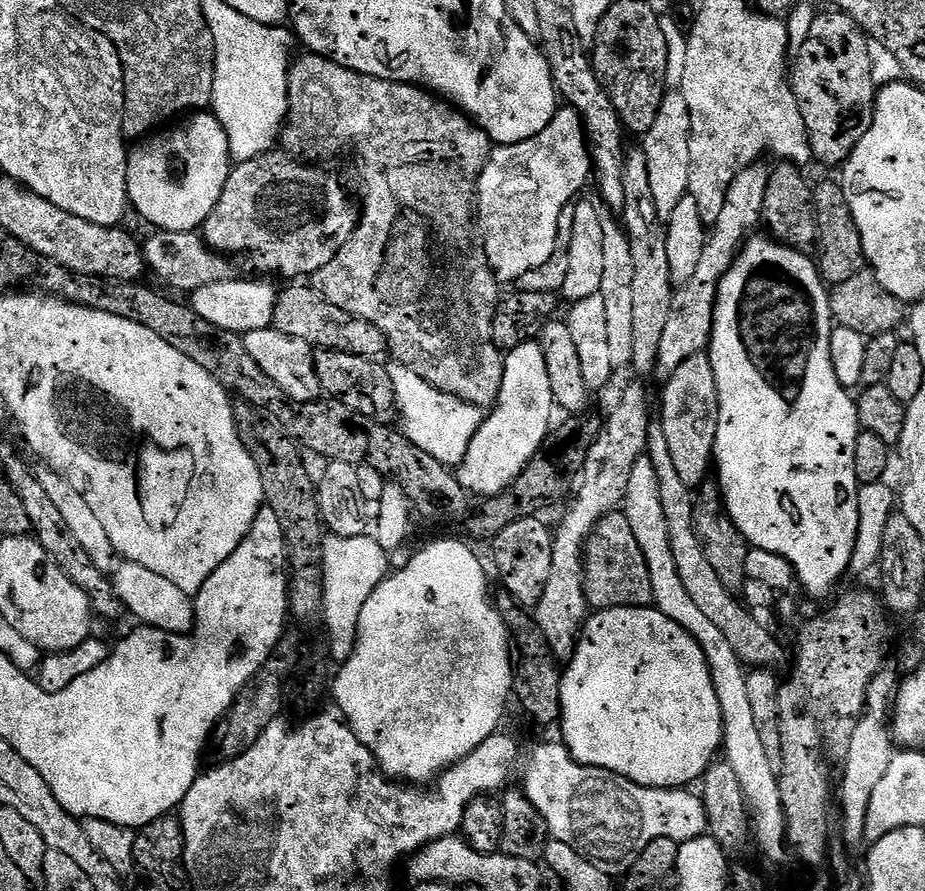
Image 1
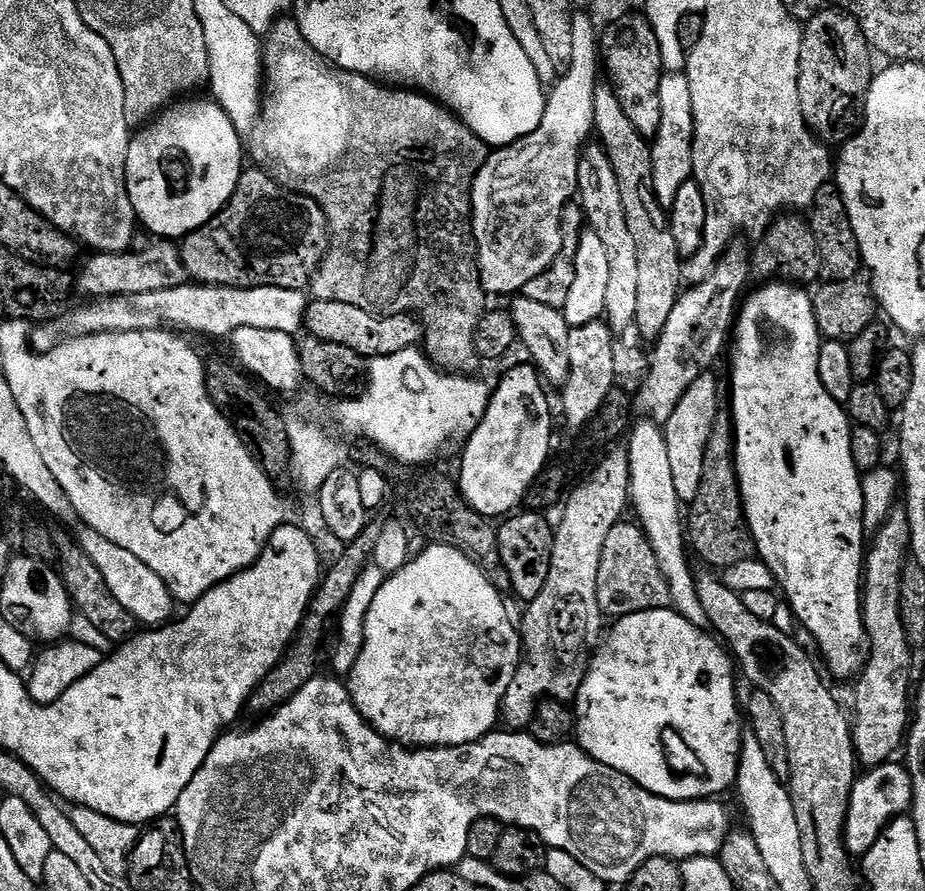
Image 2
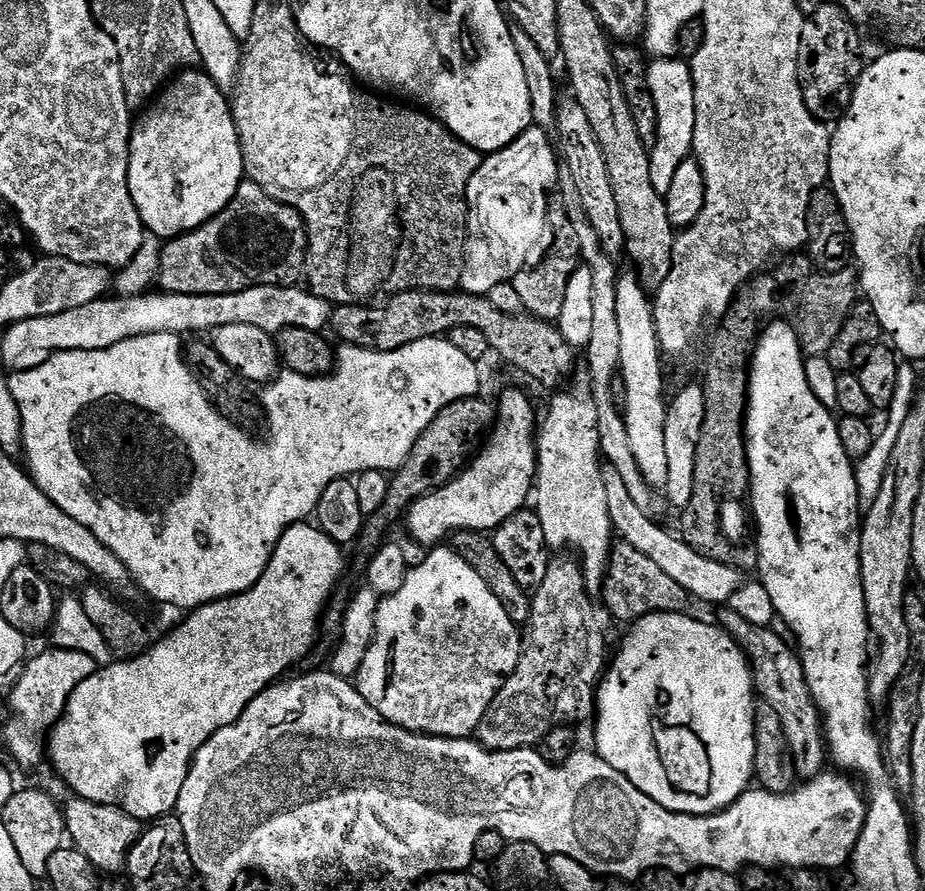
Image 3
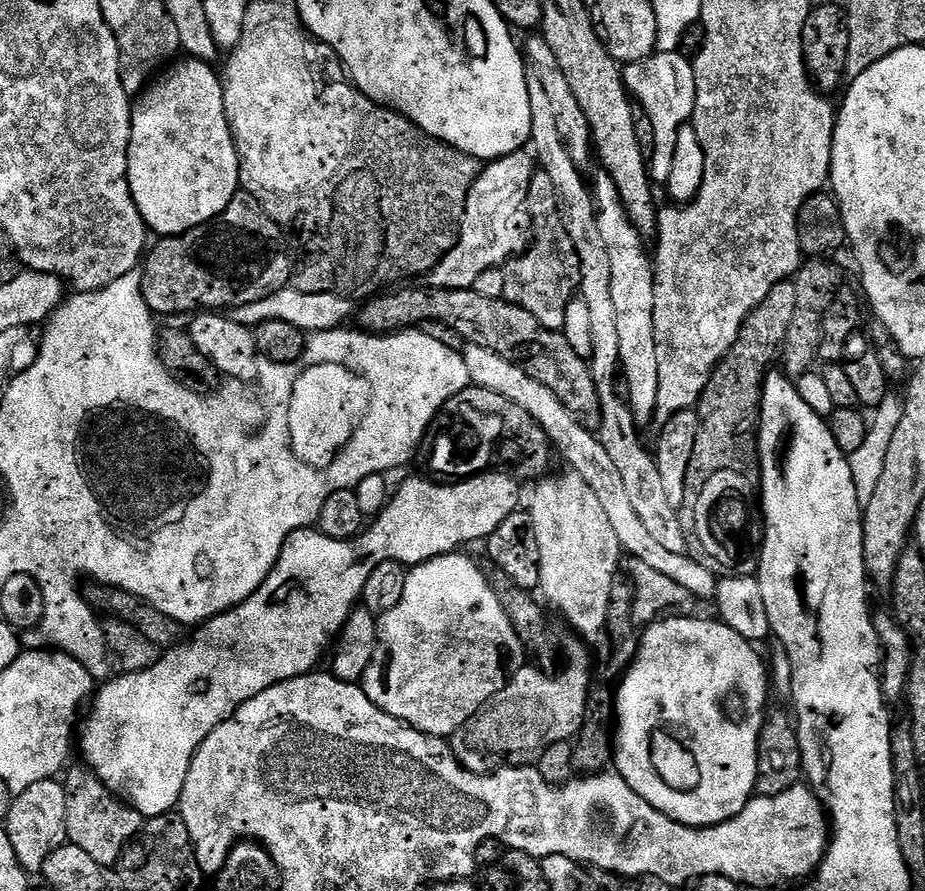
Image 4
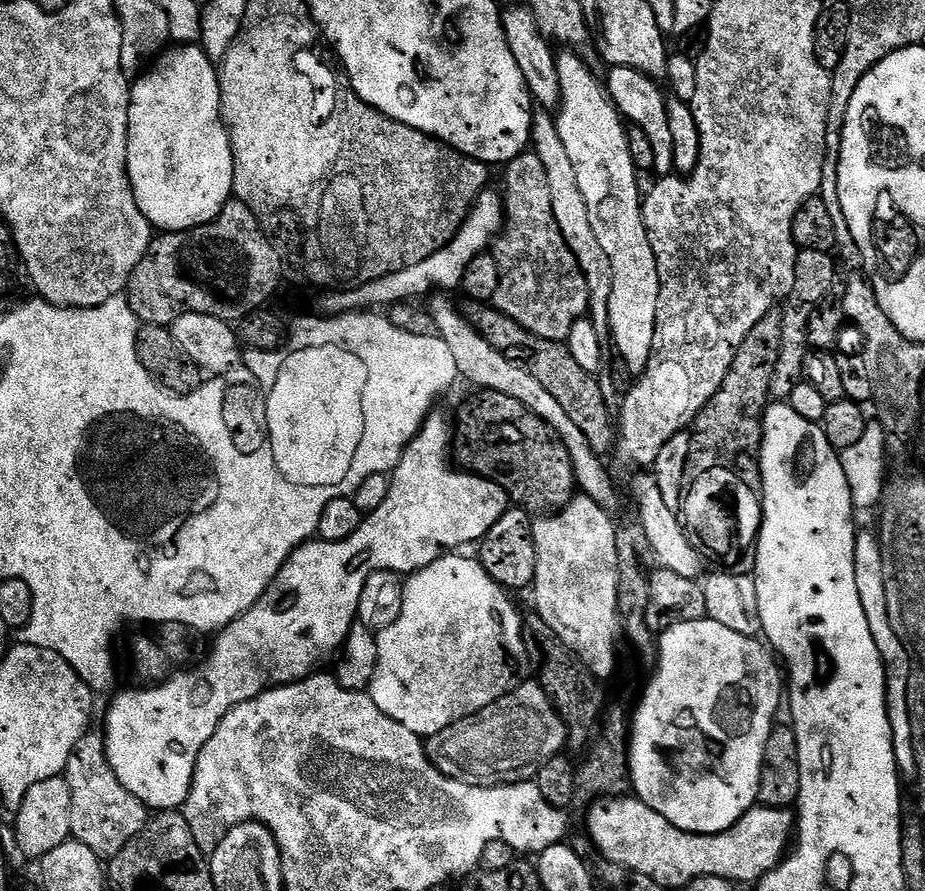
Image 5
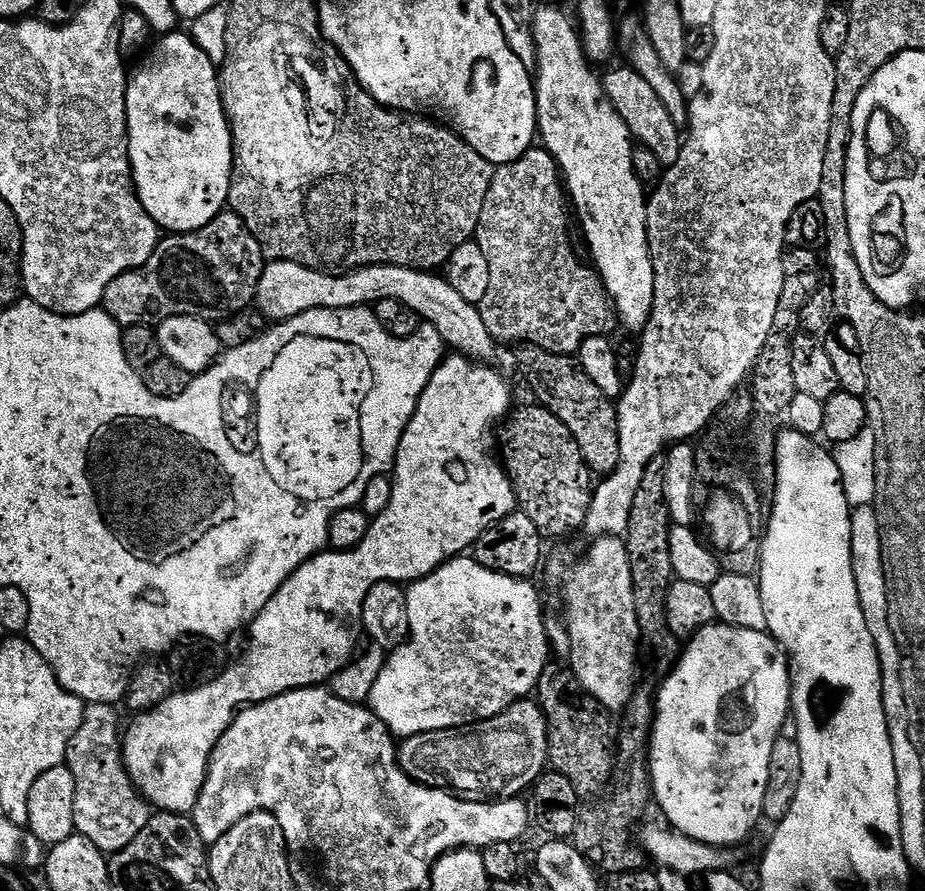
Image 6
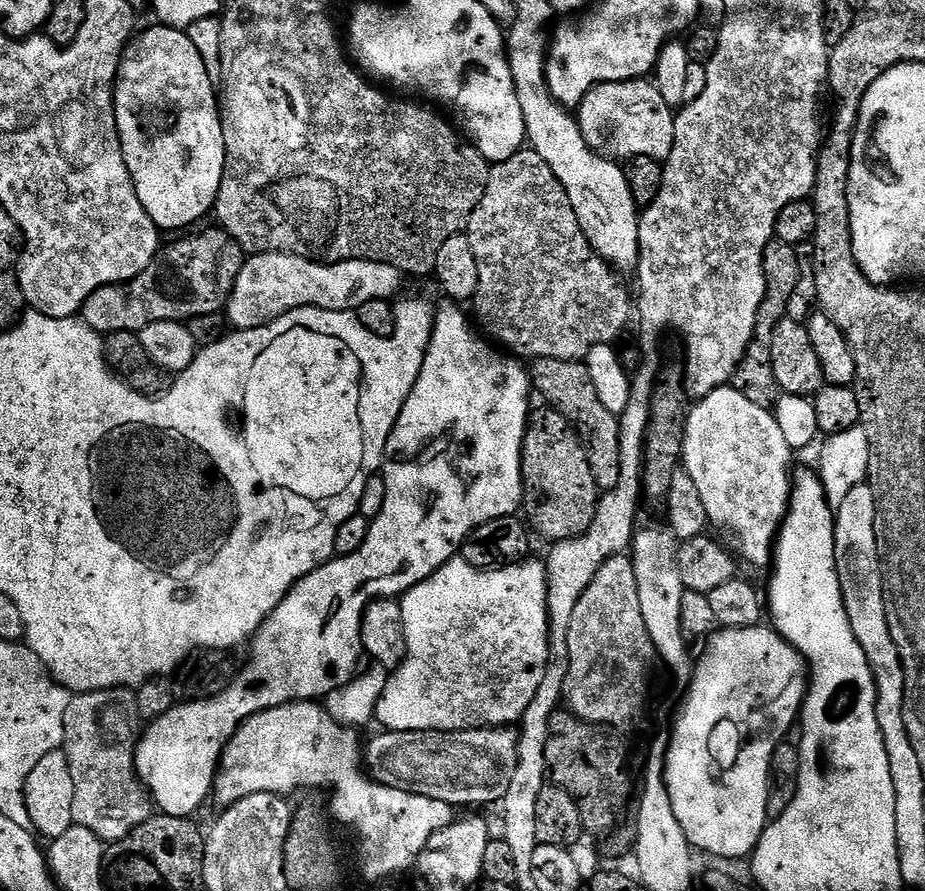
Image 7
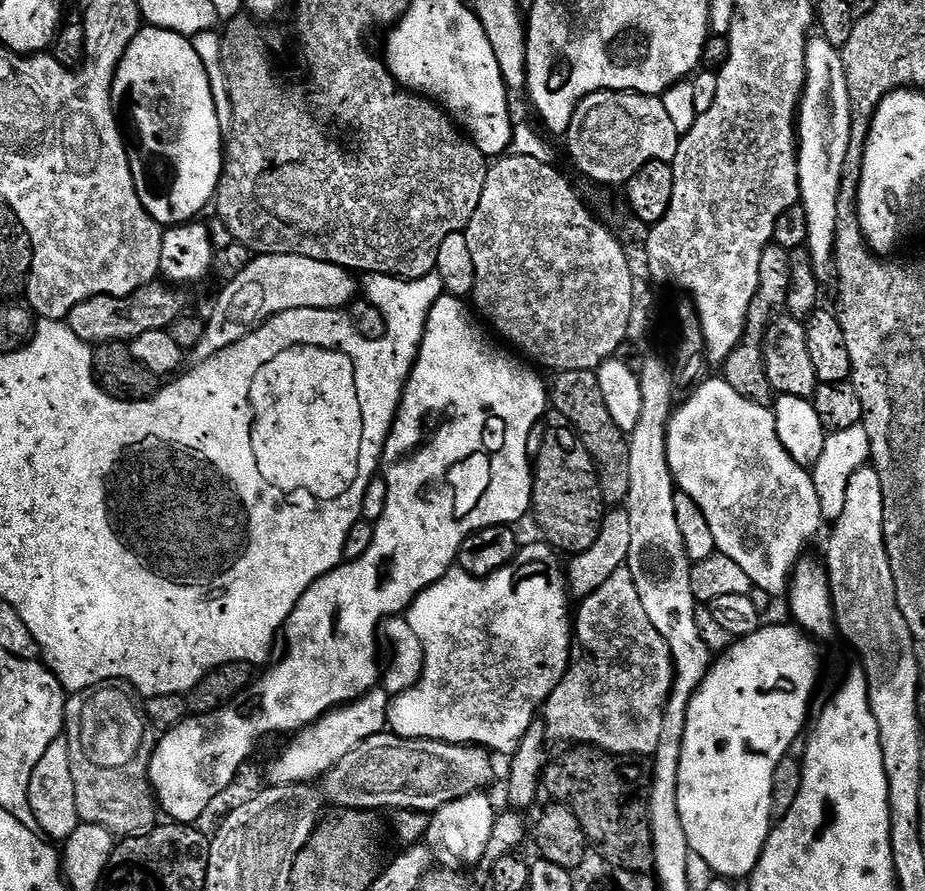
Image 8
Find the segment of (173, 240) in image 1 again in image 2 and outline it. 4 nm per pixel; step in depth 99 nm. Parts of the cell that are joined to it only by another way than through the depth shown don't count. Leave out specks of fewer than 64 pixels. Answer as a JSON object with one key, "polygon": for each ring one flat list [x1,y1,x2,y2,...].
{"polygon":[[160,238,149,248,144,248,141,252,96,252,80,268,80,273,74,276,74,288,84,295,84,298,107,298,110,296,133,296,134,294,150,294,154,290,170,290,174,286,182,286,189,279,188,271,184,265,184,257,181,249,176,248,171,239]]}

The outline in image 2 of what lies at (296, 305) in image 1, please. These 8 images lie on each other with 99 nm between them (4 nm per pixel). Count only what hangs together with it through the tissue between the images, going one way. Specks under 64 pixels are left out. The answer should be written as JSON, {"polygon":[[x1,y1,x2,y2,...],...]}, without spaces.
{"polygon":[[316,298,309,303,304,315,307,335,338,342,338,346,350,346,362,358,398,354,407,348,415,348,424,336,424,324,412,314,373,314,367,308,350,306,350,302,338,302]]}

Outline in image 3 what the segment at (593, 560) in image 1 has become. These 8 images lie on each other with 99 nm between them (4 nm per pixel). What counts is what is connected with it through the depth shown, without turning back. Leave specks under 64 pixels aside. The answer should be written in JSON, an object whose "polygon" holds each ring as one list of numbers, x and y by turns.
{"polygon":[[623,542,613,543,610,563,602,585,602,597,608,612,616,620,635,622,643,616,659,612,684,612,690,597,674,578,664,573,651,558,646,558,642,550]]}

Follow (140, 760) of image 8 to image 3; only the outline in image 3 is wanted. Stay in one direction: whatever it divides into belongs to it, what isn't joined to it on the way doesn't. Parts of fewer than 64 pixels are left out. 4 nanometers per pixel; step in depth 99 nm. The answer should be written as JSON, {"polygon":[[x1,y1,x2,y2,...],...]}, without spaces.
{"polygon":[[72,798,69,804,63,805,64,809,64,830,67,839,80,851,86,854,86,858,91,864,96,867,97,873,104,874,104,872,120,872,125,871,128,862,128,853,131,852,132,847,136,845,136,841,140,839,142,831,141,821,135,820,130,814,126,814,117,808,114,804,99,804,98,802,90,802,89,800,82,800,79,798]]}

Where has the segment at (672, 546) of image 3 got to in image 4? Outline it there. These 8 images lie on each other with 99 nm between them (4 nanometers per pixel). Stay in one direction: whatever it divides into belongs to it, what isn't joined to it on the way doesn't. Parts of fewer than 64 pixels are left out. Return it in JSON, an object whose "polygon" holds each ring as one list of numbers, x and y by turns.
{"polygon":[[468,344,462,355,466,362,469,381,475,387,494,390,494,394,502,394,506,398,510,398,510,402,518,402,518,406,522,406,530,414,530,418,534,418,534,422,538,422,538,426,542,426,542,430,559,450,559,453,561,450,565,458,568,459,569,464,567,465,571,471,580,475,586,482,586,486,590,486,590,490,594,490,602,510,606,510,606,515,610,517,610,526,614,526,614,534,618,534,621,549,631,559,647,562,654,570,666,574,666,578,678,582,678,586,683,586,685,590,690,590,690,594,694,594,697,601,711,601,715,597,718,583,717,573,687,554,674,554,670,550,666,550,646,531,646,526,642,526,638,514,634,514,622,478,618,474,618,469,614,467,614,461,611,460,610,454,606,454,606,446,602,446,599,435,585,430,572,417,570,410,566,410,566,406,562,406,562,402,558,402,554,390,546,390,546,386,542,386,542,382,530,378,530,374,526,374,526,370,521,365,494,354,494,350,486,350,477,344]]}

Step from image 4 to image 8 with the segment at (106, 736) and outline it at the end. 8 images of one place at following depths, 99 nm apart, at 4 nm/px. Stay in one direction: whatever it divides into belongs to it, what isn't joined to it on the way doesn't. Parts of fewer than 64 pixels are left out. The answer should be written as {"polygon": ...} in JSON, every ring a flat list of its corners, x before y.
{"polygon":[[445,294,440,296,434,302,431,310,428,311,428,321,424,327,424,337,420,343,416,361,404,387,404,393,400,399,400,409,396,411,392,429,384,443,382,475,388,487,386,510,382,510,382,518,378,518,374,522,374,527,363,518,354,526,350,526,350,534,346,534,346,550,344,551,344,560,347,562,341,563,340,567,335,568,333,572,327,572,322,578,315,580,306,590,306,594,302,594,298,606,294,606,287,624,282,629,283,639,288,639,288,653,281,658,280,664,274,665,275,663,273,663,267,669,269,672,261,680,260,677,253,679,252,683,231,704,219,708,217,712,205,712,199,718,183,720,179,726,171,728,155,741,152,749,152,761,148,767,148,778,152,782,152,790,159,807,162,809,163,815,164,812,168,815,165,817,169,821,189,826,195,825,196,819,215,802,216,795,226,791,235,782,240,767,251,758,252,751,259,746,260,740,266,739,267,736,276,736,279,732,296,734,299,730,315,723,316,720,322,719,332,709,338,708,342,704,351,704,360,696,364,696,371,688,377,687,382,676,382,664,378,659,378,633,381,620,407,613,416,597,421,592,426,591,431,584,442,579,448,573,449,568,457,563,462,542,466,538,470,538,470,534,495,524,516,526,519,525,518,522,523,516,529,515,532,506,534,468,530,463,530,452,528,456,528,439,531,438,536,423,539,420,541,423,549,411,550,392,546,387,546,380,544,384,543,378,539,376,541,373,535,367,529,366,519,355,513,354,511,351,508,351,509,353,503,352,498,345,492,344,493,337,491,335,488,337,484,333,485,325,477,319,473,309,469,305,468,309,464,304,467,303,461,297]]}

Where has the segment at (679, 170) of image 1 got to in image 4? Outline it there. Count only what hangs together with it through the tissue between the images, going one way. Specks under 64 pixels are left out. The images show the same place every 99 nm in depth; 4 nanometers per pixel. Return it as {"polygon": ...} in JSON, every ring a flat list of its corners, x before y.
{"polygon":[[679,50,658,52,622,68,624,84,635,103,646,110,650,122,654,122,656,149,650,159,650,175,657,185,667,185,674,163,674,146,678,146,678,130,689,123,696,105,696,69,693,61]]}

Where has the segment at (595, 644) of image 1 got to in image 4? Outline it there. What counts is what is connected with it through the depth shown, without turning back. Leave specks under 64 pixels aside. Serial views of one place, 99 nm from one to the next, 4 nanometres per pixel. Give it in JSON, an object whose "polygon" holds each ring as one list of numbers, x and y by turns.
{"polygon":[[675,616,669,620,660,620,656,624,647,625,639,637,639,648,630,667,623,674,620,693,614,696,614,716,619,722,620,733,614,736,614,768,620,777,650,806,654,806,671,820,685,824,691,828,709,828,732,820,756,792,756,775,758,774,758,738,764,725,764,714,768,704,768,672,764,669,764,660,756,653,757,645,751,640,742,638,742,634,734,634,730,626,719,619,700,620,696,616]]}

